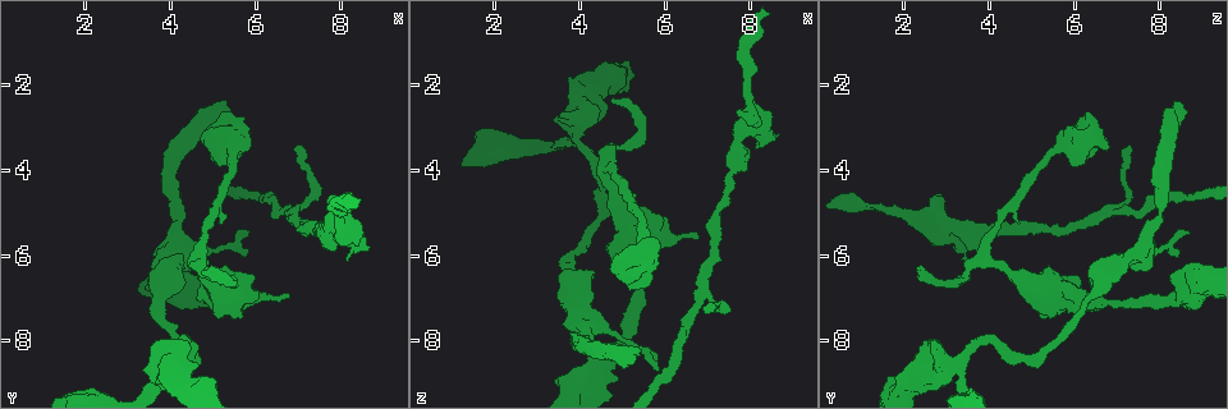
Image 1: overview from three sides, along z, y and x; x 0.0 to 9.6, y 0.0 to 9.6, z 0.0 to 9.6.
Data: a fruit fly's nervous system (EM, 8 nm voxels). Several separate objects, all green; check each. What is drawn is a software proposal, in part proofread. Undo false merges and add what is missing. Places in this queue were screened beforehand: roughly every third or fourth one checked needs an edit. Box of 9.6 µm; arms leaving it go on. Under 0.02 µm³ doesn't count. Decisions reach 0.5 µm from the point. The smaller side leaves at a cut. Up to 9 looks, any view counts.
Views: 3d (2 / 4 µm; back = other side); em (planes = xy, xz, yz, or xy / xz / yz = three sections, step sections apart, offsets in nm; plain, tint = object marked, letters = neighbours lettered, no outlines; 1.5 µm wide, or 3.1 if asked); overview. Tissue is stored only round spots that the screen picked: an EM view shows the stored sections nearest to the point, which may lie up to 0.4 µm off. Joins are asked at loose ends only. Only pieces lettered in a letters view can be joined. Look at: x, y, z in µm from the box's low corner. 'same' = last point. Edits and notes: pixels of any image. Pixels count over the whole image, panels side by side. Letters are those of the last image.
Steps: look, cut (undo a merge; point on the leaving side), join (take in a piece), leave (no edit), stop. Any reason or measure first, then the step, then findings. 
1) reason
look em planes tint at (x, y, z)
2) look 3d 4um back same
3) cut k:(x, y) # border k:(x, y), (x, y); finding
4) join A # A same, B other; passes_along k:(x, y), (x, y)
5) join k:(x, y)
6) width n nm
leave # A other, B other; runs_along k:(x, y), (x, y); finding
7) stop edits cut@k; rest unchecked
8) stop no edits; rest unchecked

free end
look 3d 2um at (8.10, 6.15, 3.55)

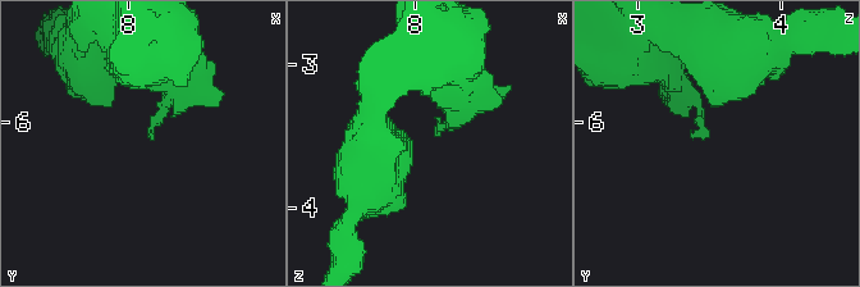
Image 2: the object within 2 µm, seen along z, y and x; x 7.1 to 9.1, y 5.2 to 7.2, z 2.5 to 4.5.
look em planes letters at (8.12, 6.12, 3.48)

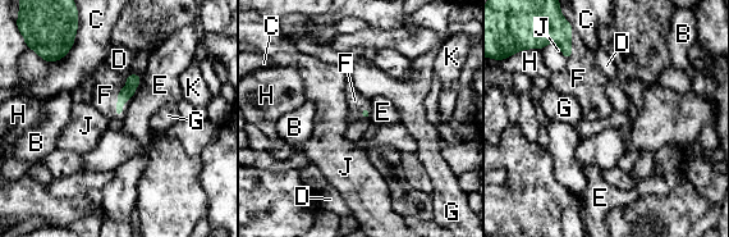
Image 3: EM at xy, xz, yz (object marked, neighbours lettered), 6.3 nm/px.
longest_contact F 300 nm
join F # B other, C other, D other, E other, F same, G other, H other, J other, K other; passes_along 3:(132, 80), (118, 96), (108, 83); the cell continues

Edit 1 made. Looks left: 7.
look overview

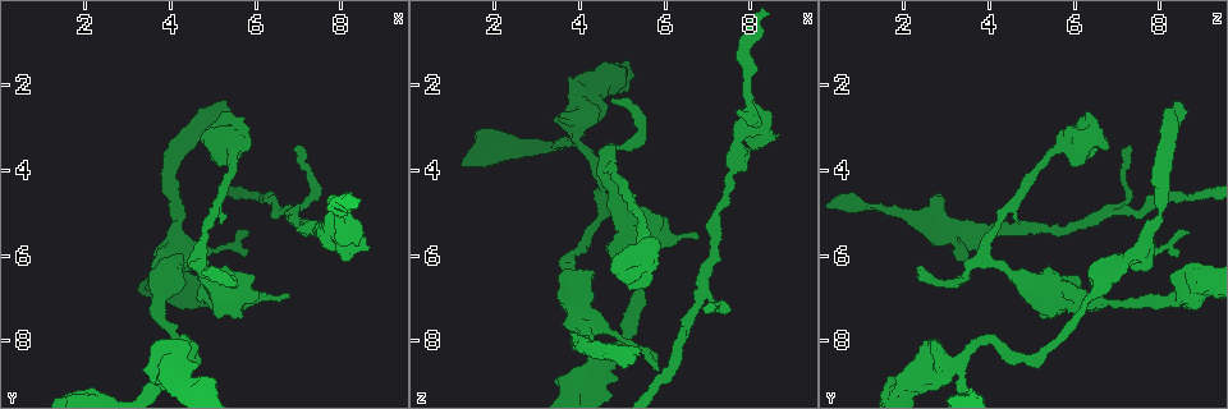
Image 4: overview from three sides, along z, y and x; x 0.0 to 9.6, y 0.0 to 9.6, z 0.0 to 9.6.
look 3d 4um at (4.55, 7.05, 5.85)

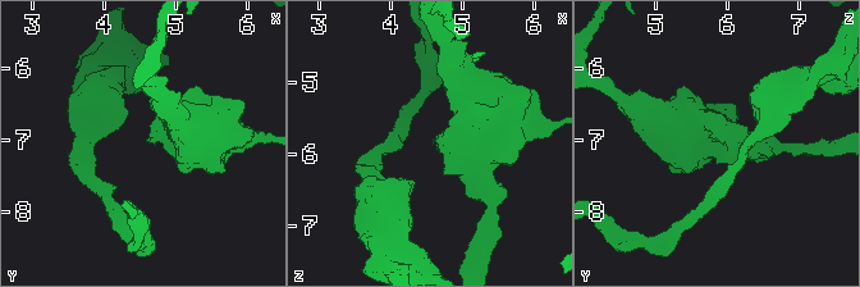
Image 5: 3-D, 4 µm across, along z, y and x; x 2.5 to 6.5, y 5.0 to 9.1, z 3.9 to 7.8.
shape alone is not enough
look em planes letters at (4.60, 7.05, 5.85)

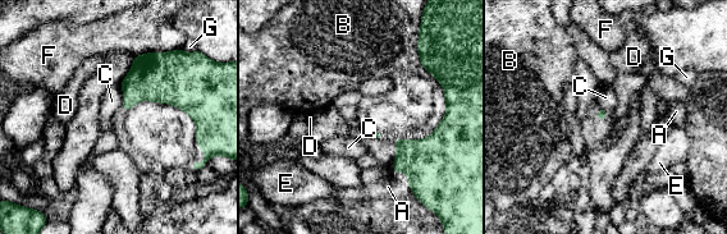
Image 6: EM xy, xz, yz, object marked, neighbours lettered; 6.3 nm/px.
leave # A other, B other, C other, D other, E other, F other, G other; no lettered piece goes on from it

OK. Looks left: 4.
branch stops here
look 3d 4um at (4.70, 6.45, 2.35)

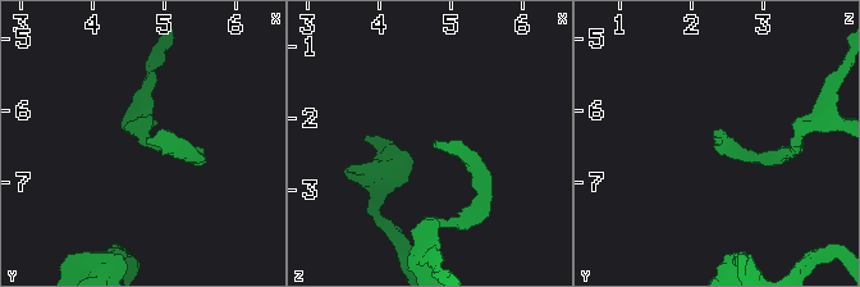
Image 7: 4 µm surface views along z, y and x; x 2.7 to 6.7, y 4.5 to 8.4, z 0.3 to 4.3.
now the EM
look em planes letters at (4.70, 6.40, 2.40)

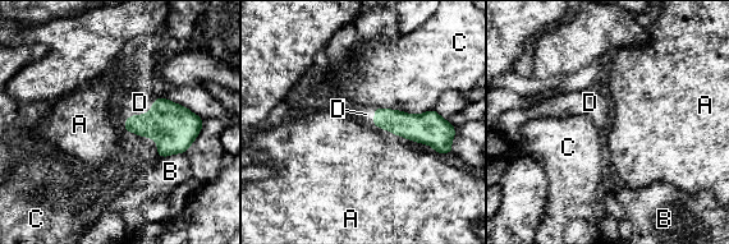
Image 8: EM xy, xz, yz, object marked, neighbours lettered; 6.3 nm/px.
longest_contact C 360 nm
join D # A other, B other, C other, D same; the cell continues

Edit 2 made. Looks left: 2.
stop edits join@3, join@8; rest unchecked

